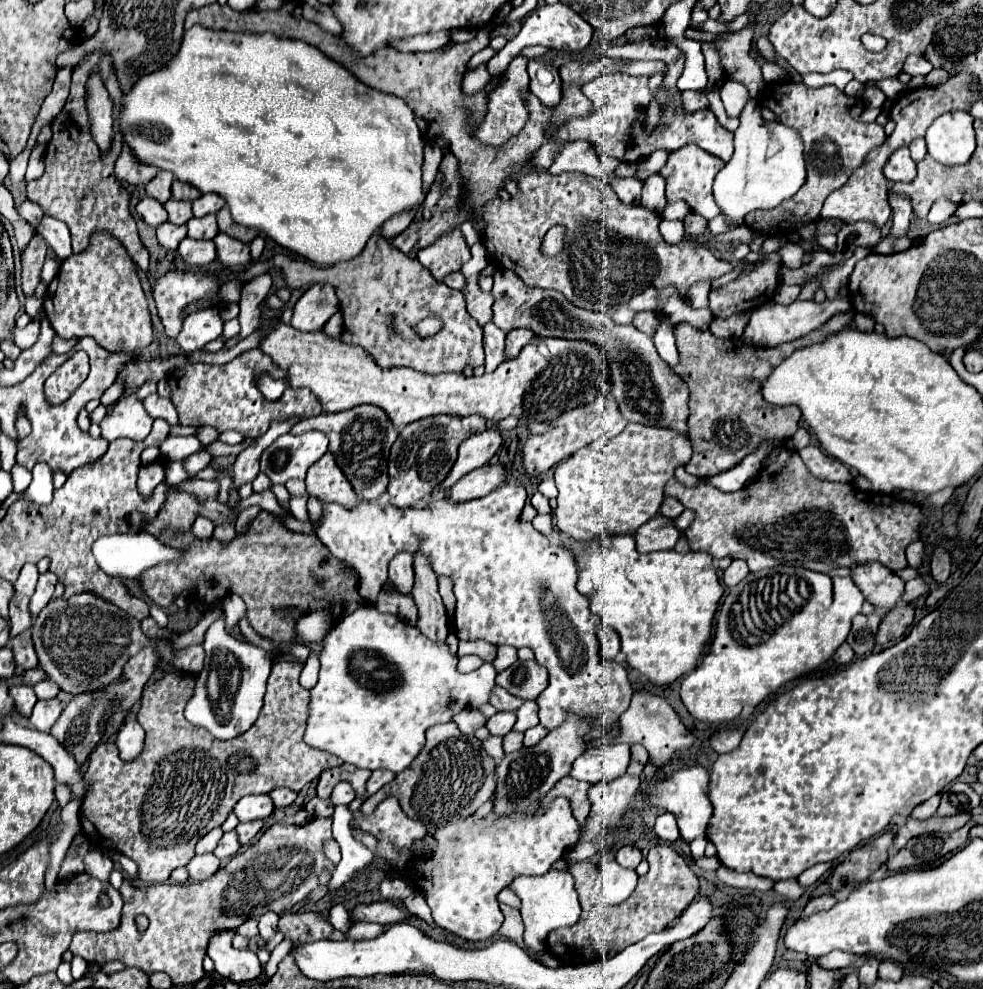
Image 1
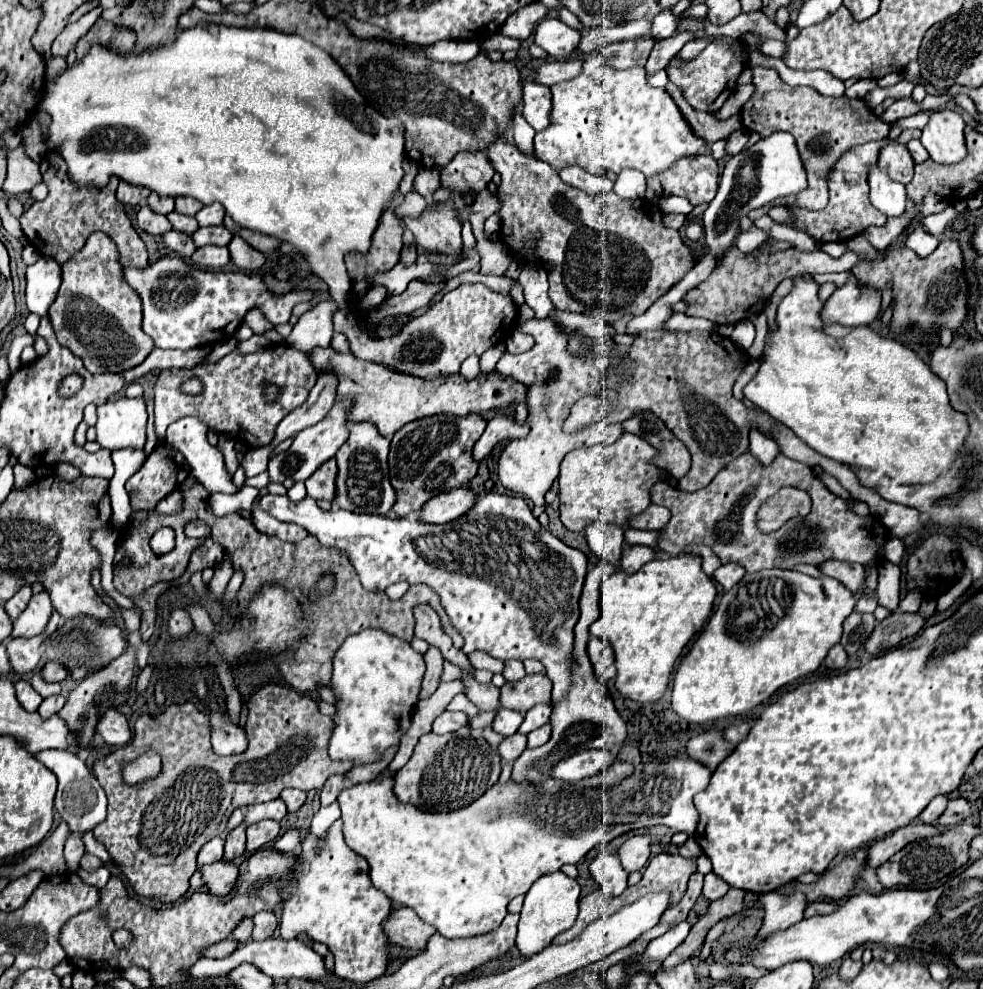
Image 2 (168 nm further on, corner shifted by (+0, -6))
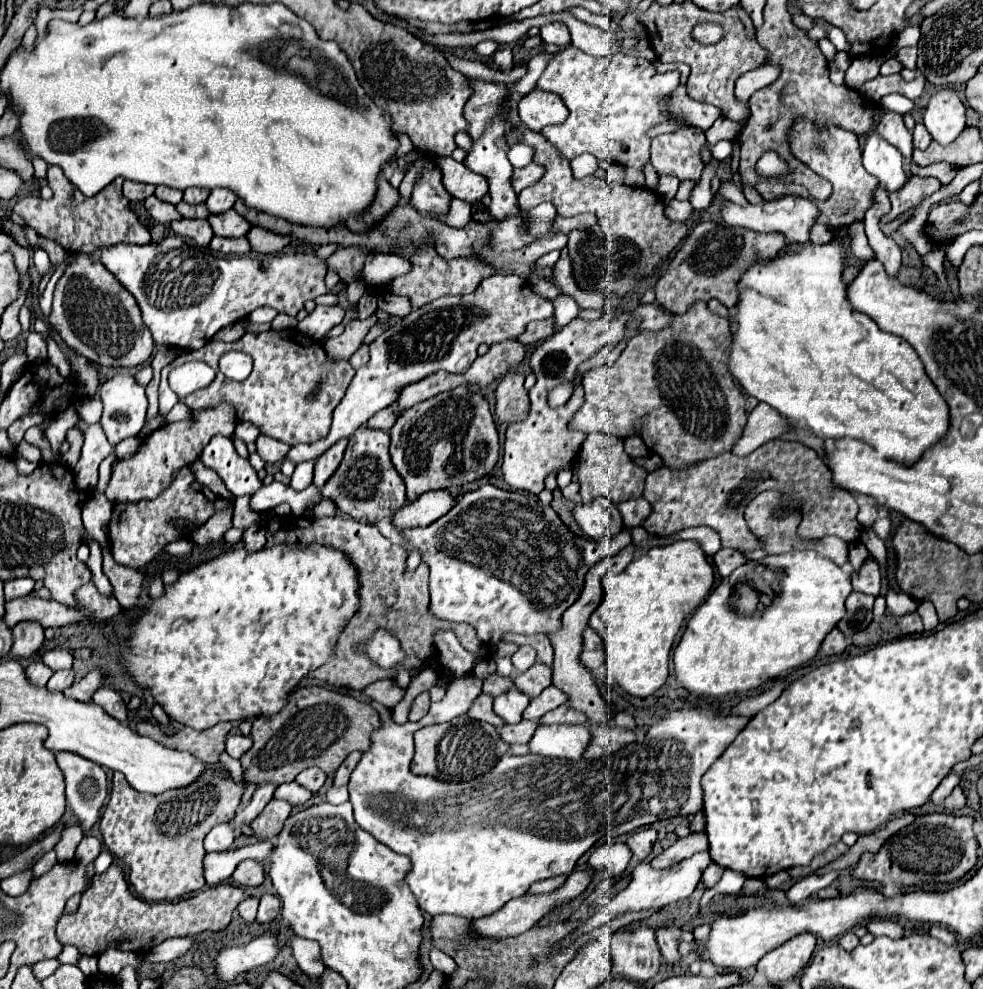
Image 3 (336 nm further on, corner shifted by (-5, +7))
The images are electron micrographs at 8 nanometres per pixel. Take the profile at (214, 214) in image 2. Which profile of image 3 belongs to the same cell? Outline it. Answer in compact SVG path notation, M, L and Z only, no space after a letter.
M214 188L206 200L206 206L212 214L222 214L222 212L230 210L236 200L238 200L238 196L234 192L230 192L228 188Z

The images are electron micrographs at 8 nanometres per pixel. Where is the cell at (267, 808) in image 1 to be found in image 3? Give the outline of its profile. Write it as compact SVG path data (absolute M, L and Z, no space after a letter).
M290 782L290 784L282 784L282 786L278 786L274 798L288 800L292 806L296 806L296 804L304 804L304 802L308 802L308 800L312 798L312 792L306 790L306 788L302 788L302 786L296 784L296 782Z

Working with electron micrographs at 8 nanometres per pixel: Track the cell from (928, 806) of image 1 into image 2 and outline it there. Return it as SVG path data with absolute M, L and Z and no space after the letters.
M939 795L939 797L935 797L927 807L925 807L925 811L917 817L921 823L935 823L939 817L941 817L941 813L945 811L945 807L947 807L947 797L945 795Z

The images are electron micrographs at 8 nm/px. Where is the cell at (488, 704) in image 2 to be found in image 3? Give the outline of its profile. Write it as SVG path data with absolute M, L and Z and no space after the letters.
M438 632L436 634L436 648L438 648L438 656L440 656L440 664L442 664L442 678L440 678L440 686L448 686L452 680L464 678L464 676L472 676L472 668L474 668L474 654L470 654L468 650L464 650L456 636L452 632Z

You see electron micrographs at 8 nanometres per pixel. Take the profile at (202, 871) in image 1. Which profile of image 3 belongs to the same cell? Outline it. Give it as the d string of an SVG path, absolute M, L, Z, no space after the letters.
M244 860L238 864L238 868L234 870L232 878L240 884L240 886L248 886L248 888L254 888L254 886L260 886L264 882L264 868L260 862L256 860Z

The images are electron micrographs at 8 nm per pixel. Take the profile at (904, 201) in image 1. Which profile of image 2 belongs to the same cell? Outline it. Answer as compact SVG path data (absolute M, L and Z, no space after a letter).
M875 167L869 171L869 187L871 187L871 203L881 213L885 213L887 217L897 217L905 213L907 209L905 185L891 181L885 171Z

